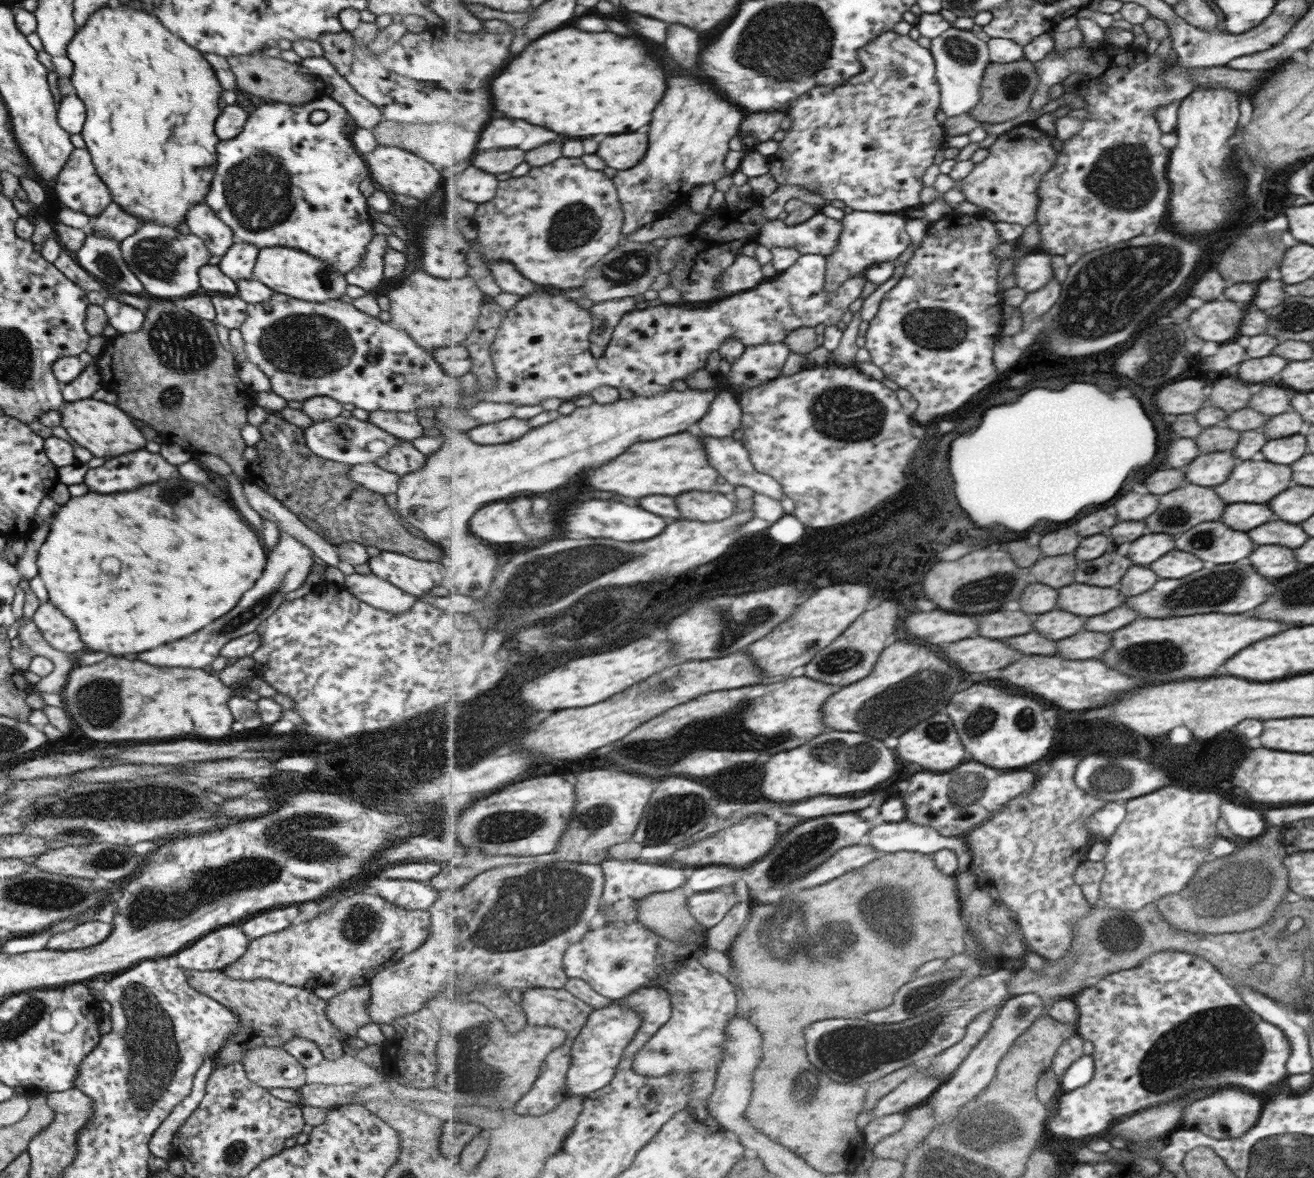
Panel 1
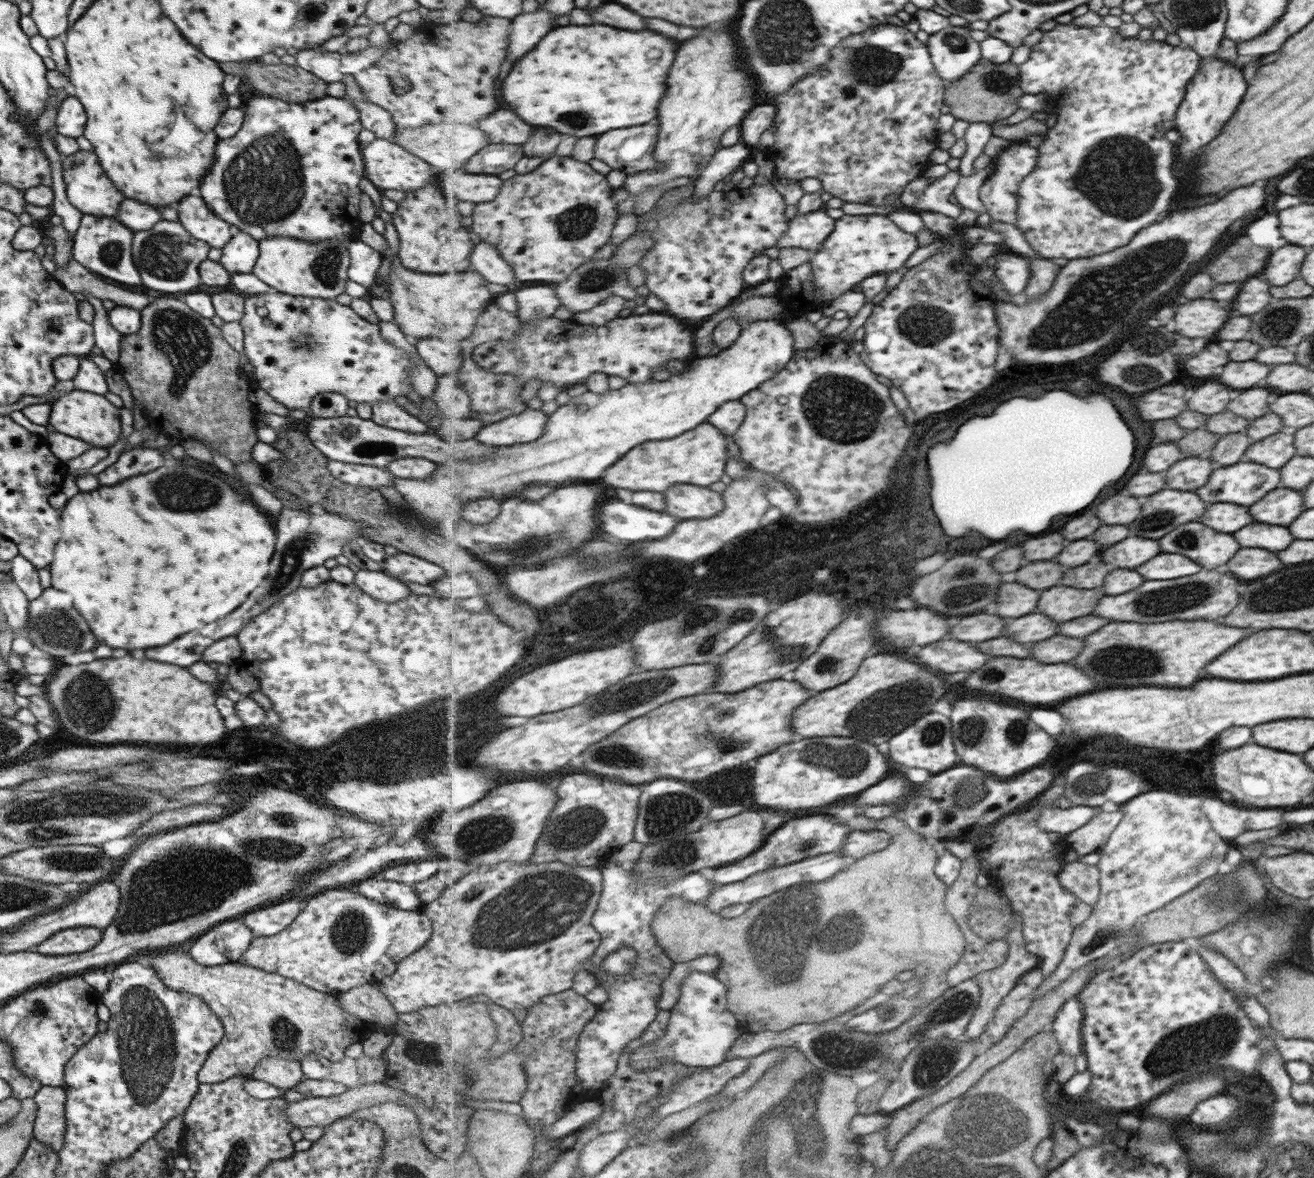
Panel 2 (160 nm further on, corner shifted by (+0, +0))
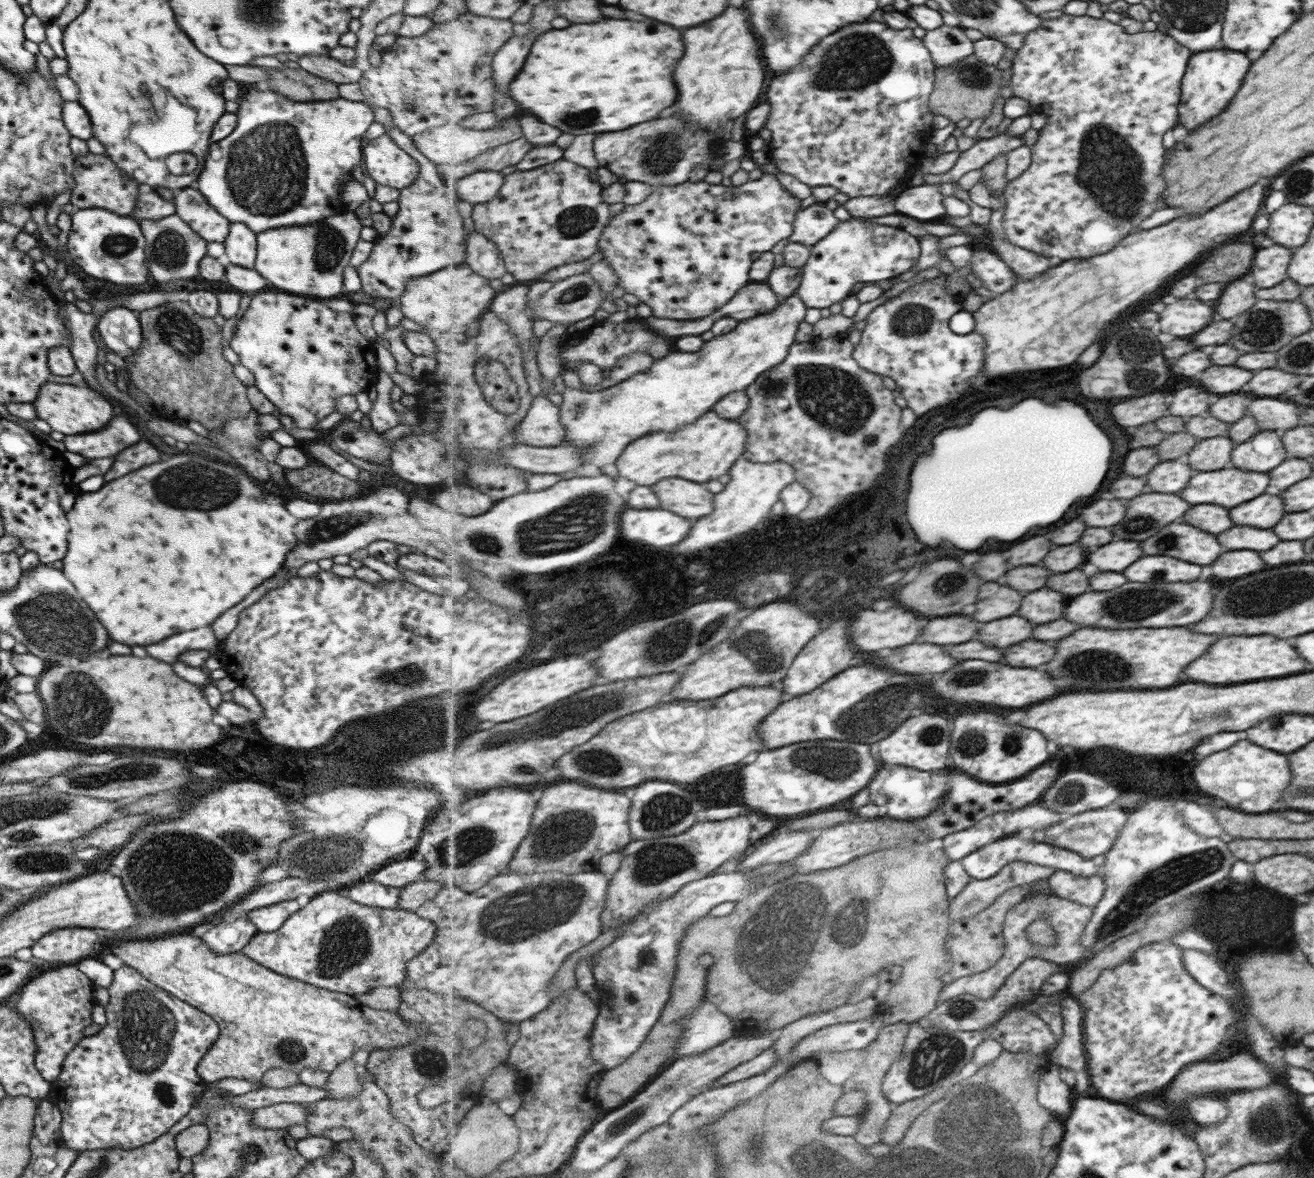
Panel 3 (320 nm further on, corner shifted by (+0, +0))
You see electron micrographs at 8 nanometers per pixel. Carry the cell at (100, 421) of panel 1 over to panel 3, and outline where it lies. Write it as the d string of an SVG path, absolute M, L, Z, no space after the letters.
M52 380L45 381L38 390L32 402L35 416L49 424L52 431L64 435L74 435L79 432L93 432L105 426L113 414L112 402L91 386L81 387L73 384L62 384Z

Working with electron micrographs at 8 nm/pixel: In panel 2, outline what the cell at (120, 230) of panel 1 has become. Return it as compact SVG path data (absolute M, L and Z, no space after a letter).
M129 198L121 201L117 210L113 218L116 218L125 228L129 228L132 233L149 230L161 219L161 210Z

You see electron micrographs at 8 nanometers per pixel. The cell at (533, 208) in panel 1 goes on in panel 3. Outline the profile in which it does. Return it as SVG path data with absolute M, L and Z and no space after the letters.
M559 160L527 172L509 174L506 178L503 192L499 192L490 202L475 205L471 220L472 228L476 232L497 244L508 272L516 281L536 282L545 272L557 266L581 262L597 252L599 240L603 238L603 232L606 231L613 215L609 210L609 204L603 199L604 187L591 178L589 168L583 168L569 160Z

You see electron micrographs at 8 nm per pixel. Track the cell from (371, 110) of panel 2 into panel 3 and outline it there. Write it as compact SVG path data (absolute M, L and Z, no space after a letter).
M395 126L389 131L384 127L384 132L403 152L415 159L419 172L415 181L399 192L399 208L390 218L389 231L382 238L377 237L369 256L357 266L356 271L364 294L375 298L397 298L410 278L465 263L470 227L460 211L462 198L458 188L451 192L443 188L443 179L437 176L431 161L416 149L413 138Z

